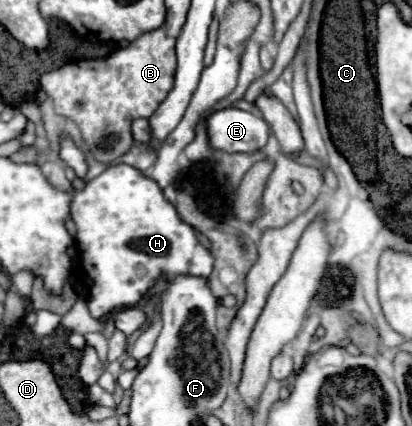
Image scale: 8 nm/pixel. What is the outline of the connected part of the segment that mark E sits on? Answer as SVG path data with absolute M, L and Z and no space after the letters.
M222 109L206 119L208 143L216 151L254 153L268 141L268 123L242 109Z

